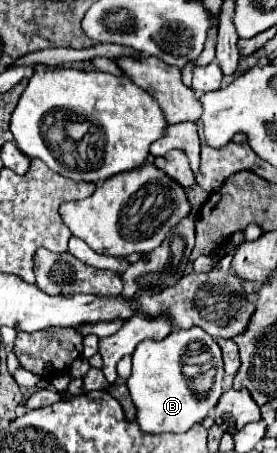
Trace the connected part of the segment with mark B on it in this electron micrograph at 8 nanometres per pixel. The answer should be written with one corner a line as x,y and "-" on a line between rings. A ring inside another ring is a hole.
201,328
189,330
173,330
163,340
143,340
137,350
133,352
133,372
127,380
133,404
137,406
137,422
143,432
149,434
163,434
163,432
187,432
193,424
201,422
209,410
217,404
219,396
223,394
224,364
222,351
216,341
205,334
-
191,342
201,342
213,356
213,386
205,396
197,396
183,374
183,352

